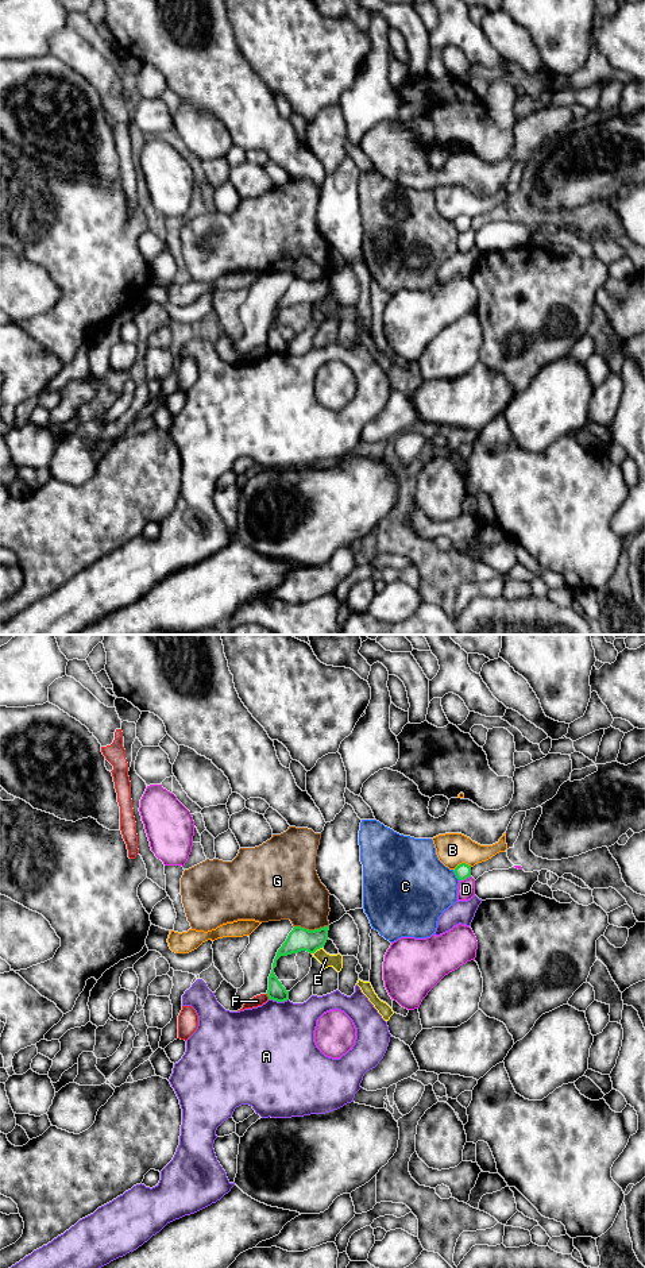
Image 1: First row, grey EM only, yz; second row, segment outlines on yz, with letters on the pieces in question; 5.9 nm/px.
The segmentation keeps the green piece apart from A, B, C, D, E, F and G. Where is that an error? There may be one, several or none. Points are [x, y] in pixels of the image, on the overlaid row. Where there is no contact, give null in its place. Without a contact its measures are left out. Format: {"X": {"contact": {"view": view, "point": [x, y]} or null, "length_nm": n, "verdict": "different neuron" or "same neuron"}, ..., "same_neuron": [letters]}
{"A": {"contact": {"view": "yz", "point": [278, 1001]}, "length_nm": 120, "verdict": "different neuron"}, "B": {"contact": {"view": "yz", "point": [462, 863]}, "length_nm": 110, "verdict": "different neuron"}, "C": {"contact": {"view": "yz", "point": [455, 874]}, "length_nm": 80, "verdict": "different neuron"}, "D": {"contact": {"view": "yz", "point": [464, 878]}, "length_nm": 80, "verdict": "different neuron"}, "E": {"contact": {"view": "yz", "point": [316, 949]}, "length_nm": 80, "verdict": "different neuron"}, "F": {"contact": {"view": "yz", "point": [267, 995]}, "length_nm": 40, "verdict": "different neuron"}, "G": {"contact": {"view": "yz", "point": [311, 931]}, "length_nm": 200, "verdict": "different neuron"}, "same_neuron": []}

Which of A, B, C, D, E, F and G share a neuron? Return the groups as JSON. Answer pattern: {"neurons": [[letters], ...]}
{"neurons": [["A"], ["B", "E", "F"], ["C"], ["D"], ["G"]]}

